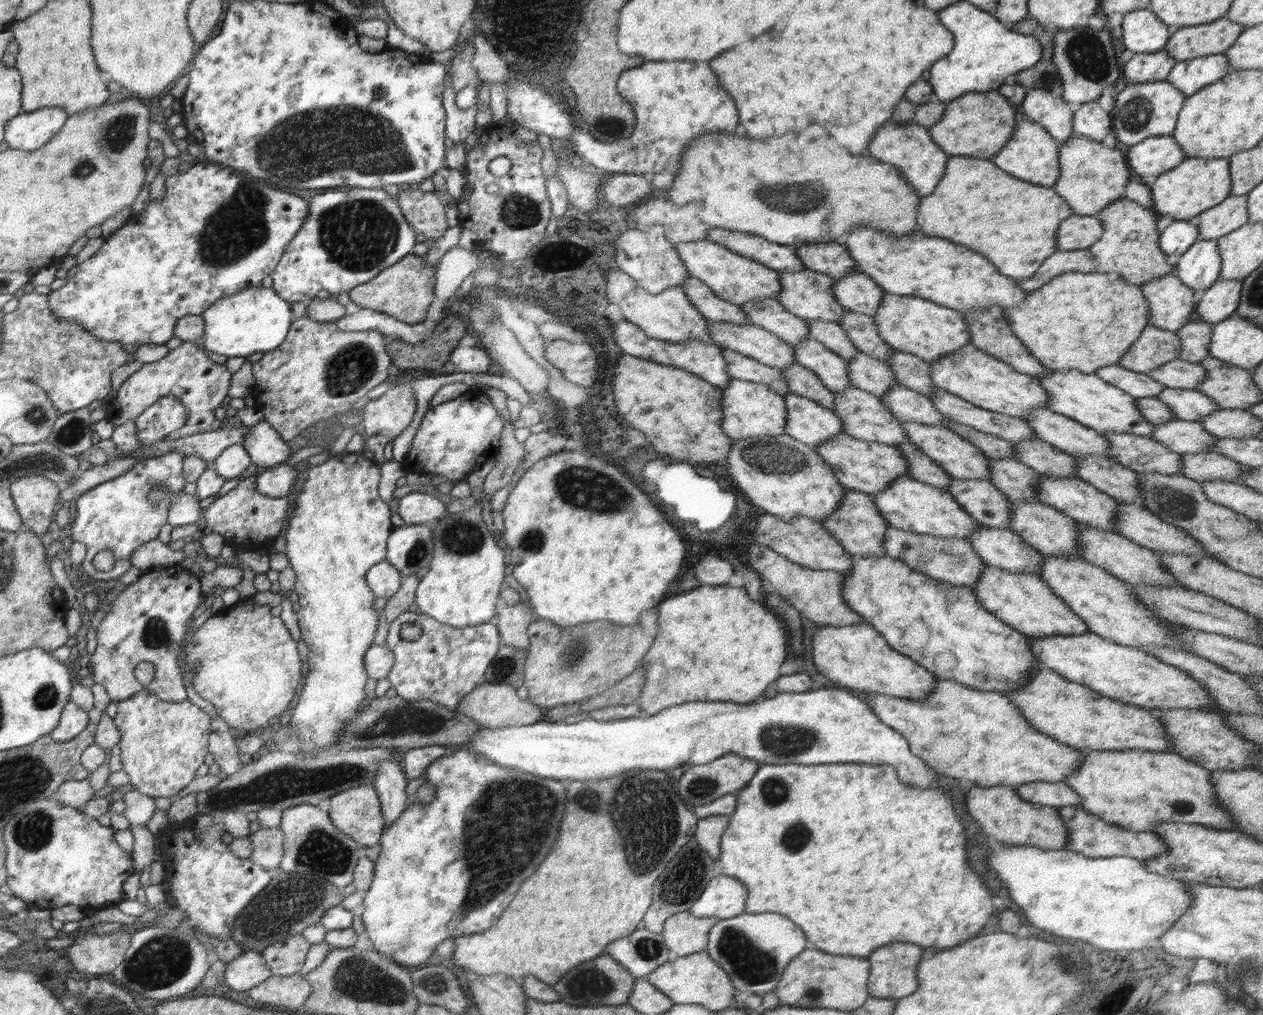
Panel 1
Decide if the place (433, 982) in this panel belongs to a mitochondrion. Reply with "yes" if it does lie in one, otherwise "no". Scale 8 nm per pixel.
yes

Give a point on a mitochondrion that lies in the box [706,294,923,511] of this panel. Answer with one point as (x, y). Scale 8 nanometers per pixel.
(777, 457)

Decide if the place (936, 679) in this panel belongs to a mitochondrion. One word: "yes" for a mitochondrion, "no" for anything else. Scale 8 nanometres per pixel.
no

